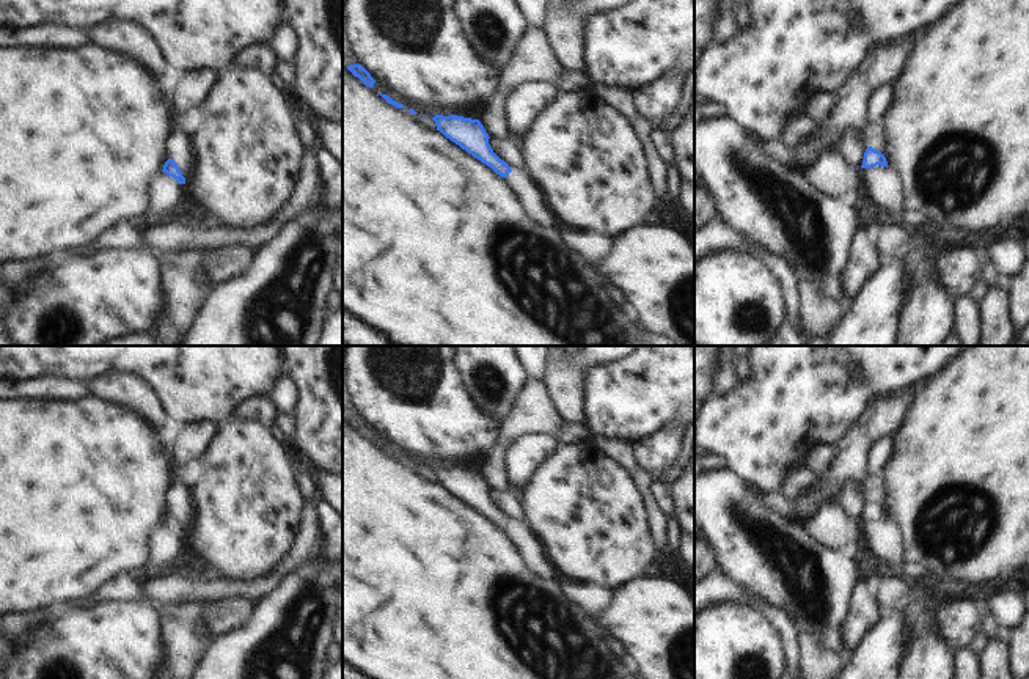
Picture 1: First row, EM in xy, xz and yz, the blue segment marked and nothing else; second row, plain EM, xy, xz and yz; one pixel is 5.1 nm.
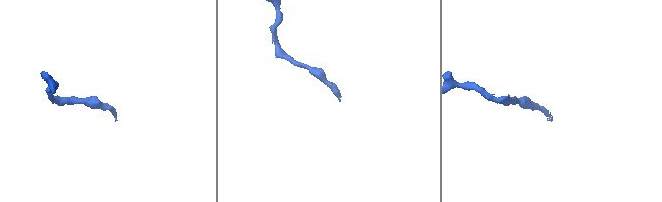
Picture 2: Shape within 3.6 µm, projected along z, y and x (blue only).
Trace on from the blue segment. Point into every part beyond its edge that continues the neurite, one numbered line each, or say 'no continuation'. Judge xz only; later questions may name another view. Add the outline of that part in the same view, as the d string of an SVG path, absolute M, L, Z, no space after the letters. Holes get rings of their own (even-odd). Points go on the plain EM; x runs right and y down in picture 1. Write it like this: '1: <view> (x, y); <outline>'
1: xz (533, 549); M511 523L507 533L522 549L523 556L533 569L545 577L559 578L562 577L559 567L550 558L550 553L539 538L539 534L528 525Z

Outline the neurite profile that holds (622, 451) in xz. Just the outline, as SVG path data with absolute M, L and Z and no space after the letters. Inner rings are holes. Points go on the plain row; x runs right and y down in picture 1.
M591 434L591 440L600 446L611 459L619 462L632 476L641 492L644 520L655 552L666 552L666 516L655 505L647 486L654 481L635 459L635 448L625 440L611 440L603 435Z

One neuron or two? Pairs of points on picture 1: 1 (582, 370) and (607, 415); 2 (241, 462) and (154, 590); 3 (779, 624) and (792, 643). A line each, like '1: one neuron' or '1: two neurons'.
1: two neurons
2: two neurons
3: one neuron

